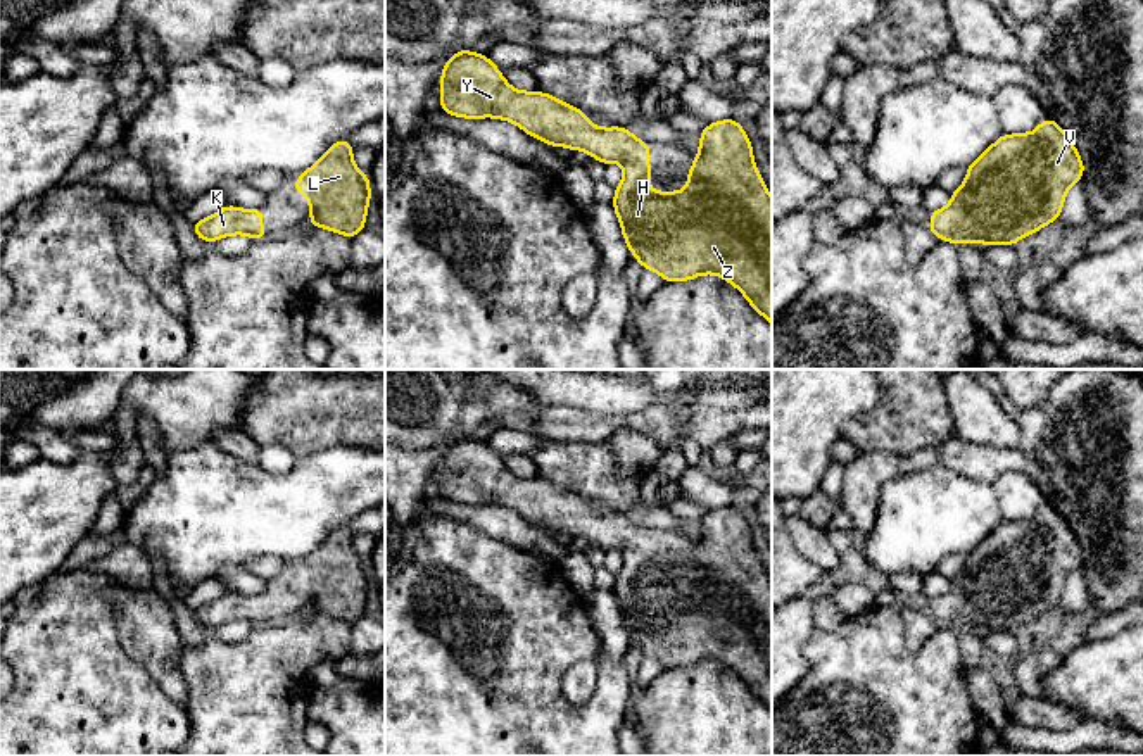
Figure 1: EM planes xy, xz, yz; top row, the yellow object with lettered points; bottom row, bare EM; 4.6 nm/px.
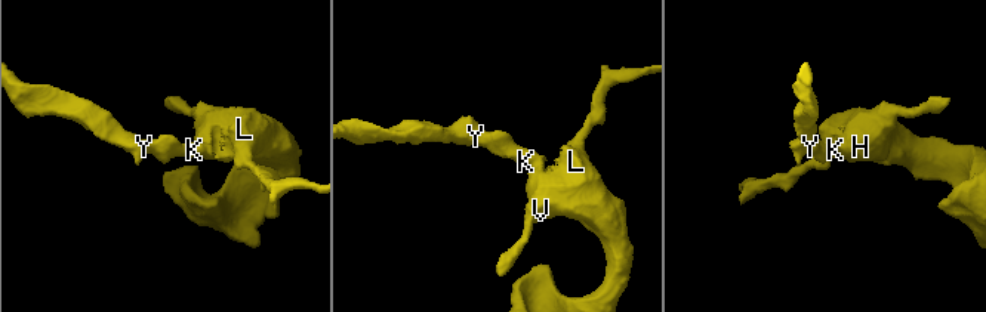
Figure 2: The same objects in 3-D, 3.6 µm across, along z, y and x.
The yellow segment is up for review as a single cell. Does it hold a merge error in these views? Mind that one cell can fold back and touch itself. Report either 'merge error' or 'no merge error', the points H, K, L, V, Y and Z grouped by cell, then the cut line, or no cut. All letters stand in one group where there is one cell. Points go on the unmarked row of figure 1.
no merge error; groups H K L V Y Z; cut none

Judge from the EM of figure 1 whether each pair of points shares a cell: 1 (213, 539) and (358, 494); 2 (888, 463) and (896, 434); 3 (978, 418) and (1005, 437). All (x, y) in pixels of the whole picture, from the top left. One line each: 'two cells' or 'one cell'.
1: one cell
2: two cells
3: one cell

